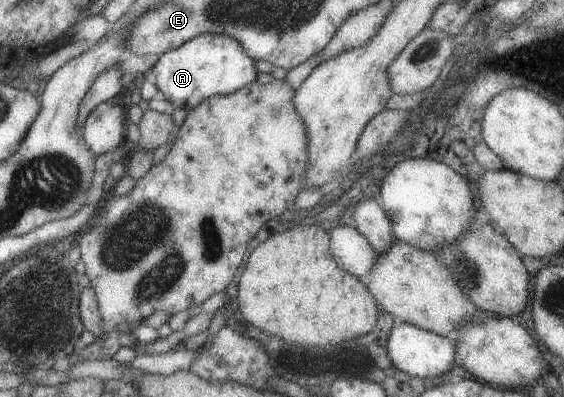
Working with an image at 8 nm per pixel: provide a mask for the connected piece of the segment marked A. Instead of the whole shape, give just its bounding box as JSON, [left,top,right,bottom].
[152,33,258,111]

